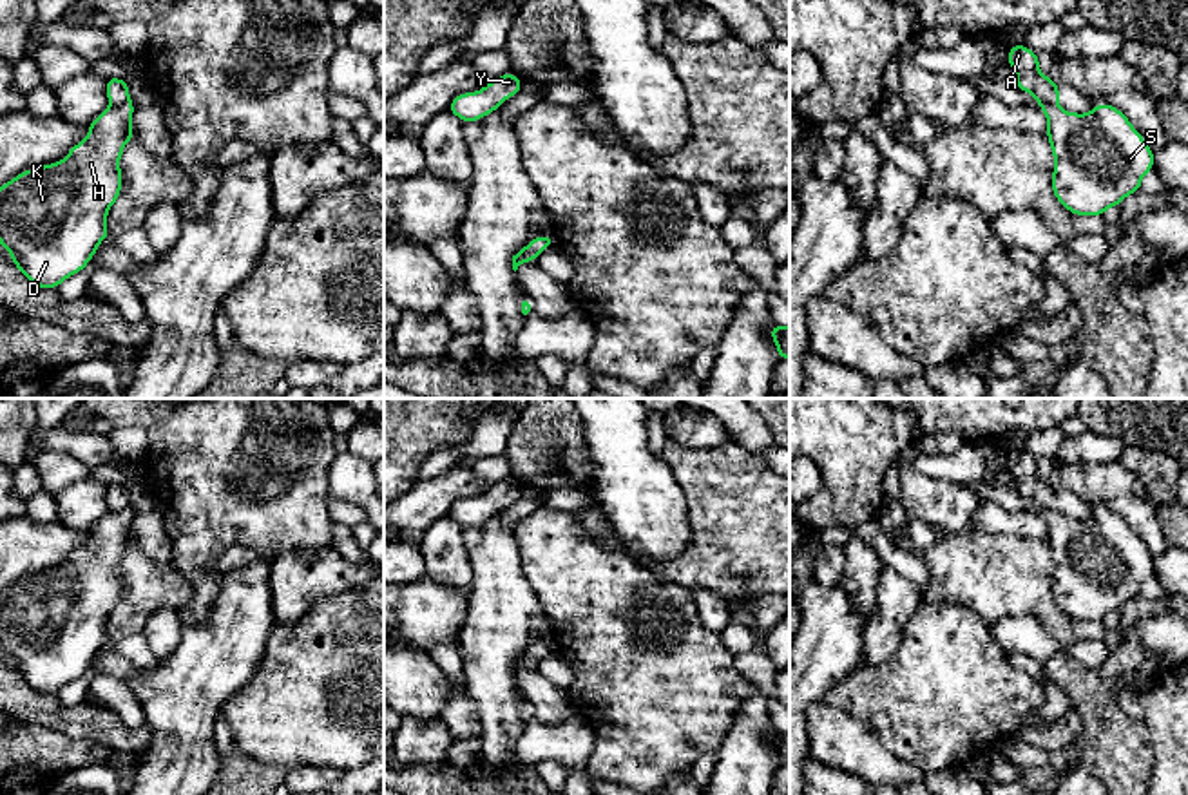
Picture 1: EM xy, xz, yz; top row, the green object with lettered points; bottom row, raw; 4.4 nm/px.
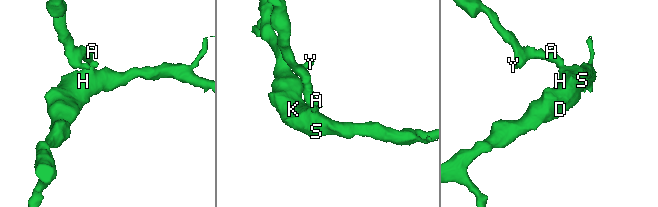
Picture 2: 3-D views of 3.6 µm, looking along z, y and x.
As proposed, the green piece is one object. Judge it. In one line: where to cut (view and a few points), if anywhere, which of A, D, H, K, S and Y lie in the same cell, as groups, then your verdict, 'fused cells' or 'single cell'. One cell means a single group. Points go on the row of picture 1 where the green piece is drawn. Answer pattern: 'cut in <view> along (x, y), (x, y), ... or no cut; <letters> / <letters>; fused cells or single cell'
cut in xy along (131, 100), (111, 105); A Y / D H K S; fused cells

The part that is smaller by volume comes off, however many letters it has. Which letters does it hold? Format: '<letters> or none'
A, Y

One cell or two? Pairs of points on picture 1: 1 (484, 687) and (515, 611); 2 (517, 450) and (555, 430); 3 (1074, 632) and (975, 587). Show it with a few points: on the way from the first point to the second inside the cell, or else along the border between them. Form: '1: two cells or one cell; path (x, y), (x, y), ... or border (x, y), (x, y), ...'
1: one cell; path (488, 669), (488, 645), (498, 629)
2: one cell; path (526, 450), (535, 450), (546, 439)
3: one cell; path (1049, 614), (1022, 587), (1000, 587)

